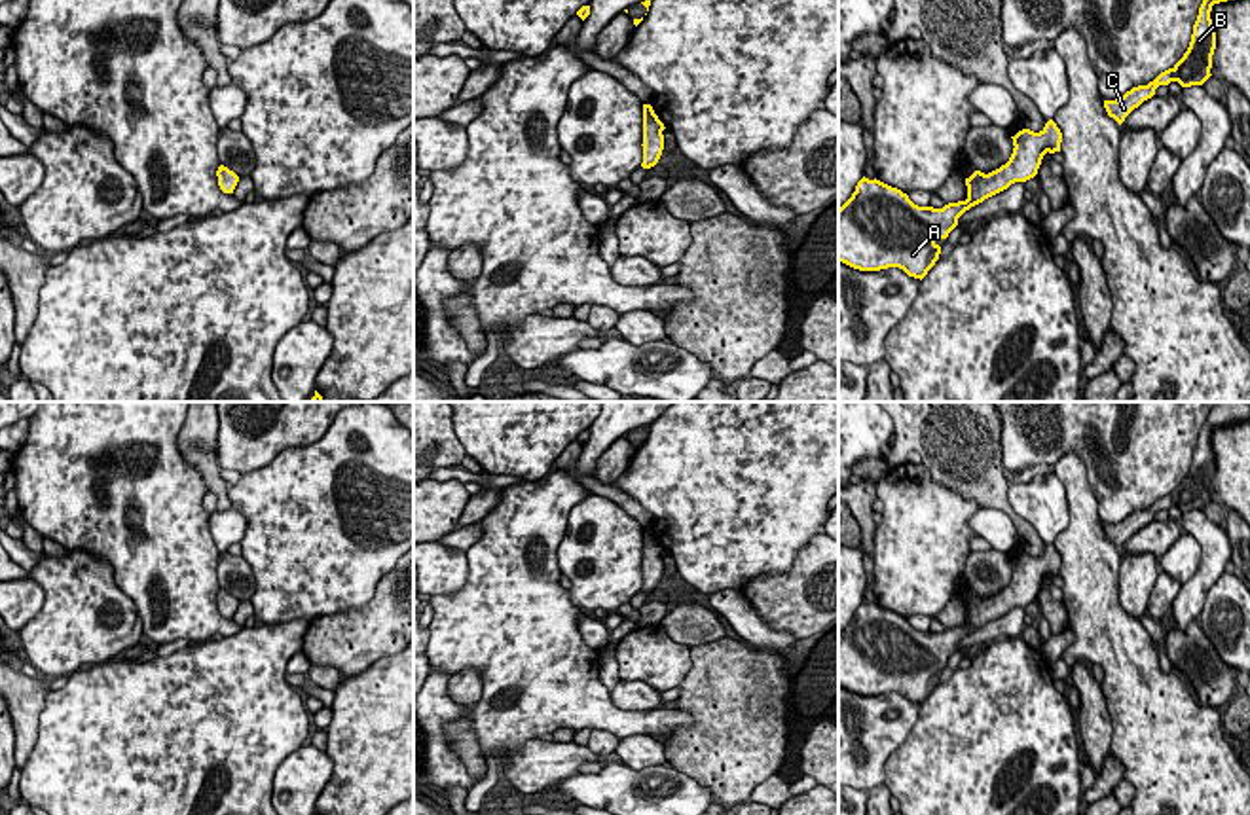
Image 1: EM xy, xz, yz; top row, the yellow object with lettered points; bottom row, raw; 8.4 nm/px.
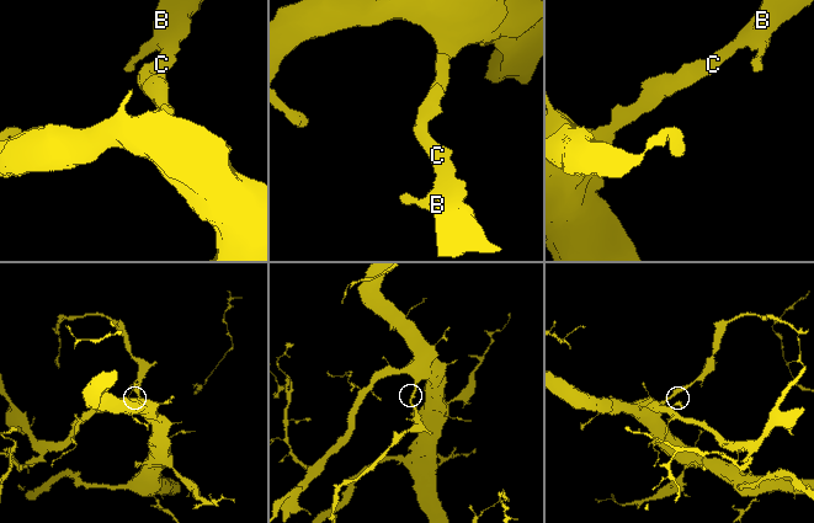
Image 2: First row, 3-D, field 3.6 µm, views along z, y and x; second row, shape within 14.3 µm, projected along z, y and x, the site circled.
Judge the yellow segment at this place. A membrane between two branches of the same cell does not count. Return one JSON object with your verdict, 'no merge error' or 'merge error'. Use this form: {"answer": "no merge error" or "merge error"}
{"answer": "merge error"}

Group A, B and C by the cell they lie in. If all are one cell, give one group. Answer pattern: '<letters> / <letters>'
A / B C

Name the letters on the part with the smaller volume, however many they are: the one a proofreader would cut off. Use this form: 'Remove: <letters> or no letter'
Remove: B, C

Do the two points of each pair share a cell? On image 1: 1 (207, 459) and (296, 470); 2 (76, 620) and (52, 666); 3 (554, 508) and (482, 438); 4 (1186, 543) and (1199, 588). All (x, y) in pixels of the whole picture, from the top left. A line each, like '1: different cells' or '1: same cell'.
1: different cells
2: same cell
3: different cells
4: different cells

